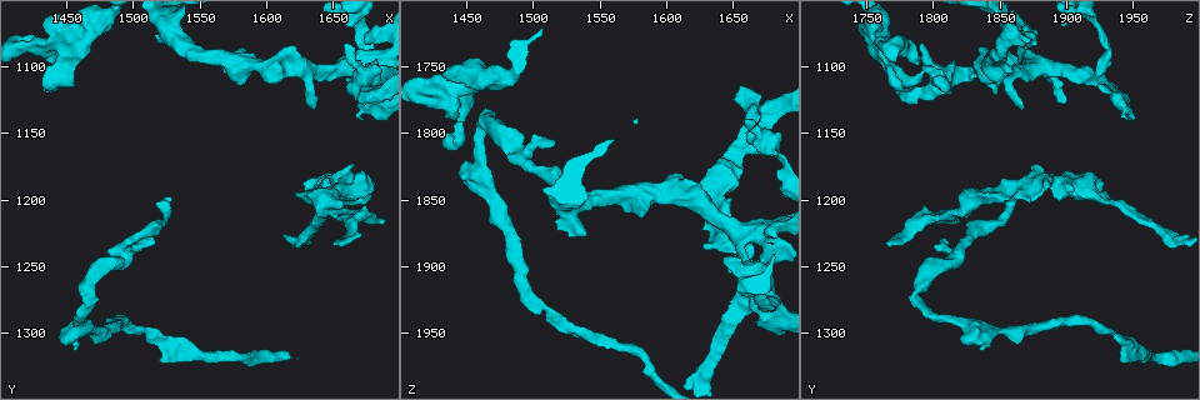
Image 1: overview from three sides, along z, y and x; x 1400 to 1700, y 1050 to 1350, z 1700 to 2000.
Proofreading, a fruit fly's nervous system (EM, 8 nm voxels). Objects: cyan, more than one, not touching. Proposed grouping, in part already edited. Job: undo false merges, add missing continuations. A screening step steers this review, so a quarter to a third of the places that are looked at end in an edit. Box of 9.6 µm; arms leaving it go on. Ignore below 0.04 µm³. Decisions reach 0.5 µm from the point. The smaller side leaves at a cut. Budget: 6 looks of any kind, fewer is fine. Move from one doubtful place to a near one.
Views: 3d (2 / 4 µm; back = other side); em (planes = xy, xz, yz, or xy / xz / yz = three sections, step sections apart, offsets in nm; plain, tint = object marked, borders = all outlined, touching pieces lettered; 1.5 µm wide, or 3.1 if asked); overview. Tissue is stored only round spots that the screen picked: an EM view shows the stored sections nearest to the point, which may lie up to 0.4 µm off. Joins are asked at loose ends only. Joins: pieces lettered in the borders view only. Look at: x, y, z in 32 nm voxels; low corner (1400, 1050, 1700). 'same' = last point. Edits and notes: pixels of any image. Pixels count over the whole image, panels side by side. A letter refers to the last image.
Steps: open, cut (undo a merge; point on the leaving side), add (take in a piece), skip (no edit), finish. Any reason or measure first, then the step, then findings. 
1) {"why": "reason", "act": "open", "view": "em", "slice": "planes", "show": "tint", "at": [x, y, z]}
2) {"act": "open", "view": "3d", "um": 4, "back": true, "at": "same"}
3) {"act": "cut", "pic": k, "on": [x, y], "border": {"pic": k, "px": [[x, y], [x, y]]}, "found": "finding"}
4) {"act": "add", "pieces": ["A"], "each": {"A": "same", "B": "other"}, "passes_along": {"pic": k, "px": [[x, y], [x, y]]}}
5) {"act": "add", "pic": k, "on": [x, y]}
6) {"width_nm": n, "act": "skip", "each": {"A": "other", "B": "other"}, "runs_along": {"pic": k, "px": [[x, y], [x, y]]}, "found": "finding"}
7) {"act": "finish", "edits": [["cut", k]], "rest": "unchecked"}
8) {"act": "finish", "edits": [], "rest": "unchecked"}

{"why": "an open end", "act": "open", "view": "3d", "um": 4, "at": [1512, 1230, 1808]}

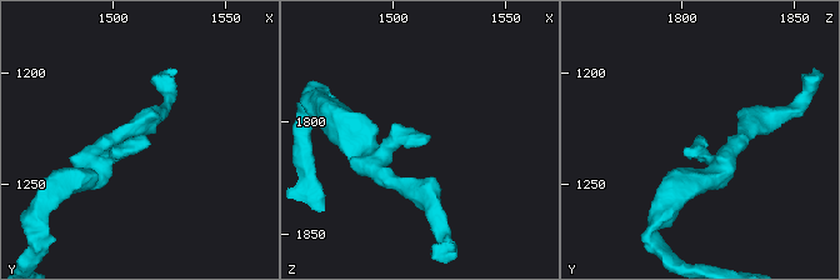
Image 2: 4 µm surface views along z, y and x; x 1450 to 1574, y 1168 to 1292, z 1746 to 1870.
{"act": "open", "view": "em", "slice": "xz", "step": 8, "show": "tint", "at": [1513, 1227, 1806]}

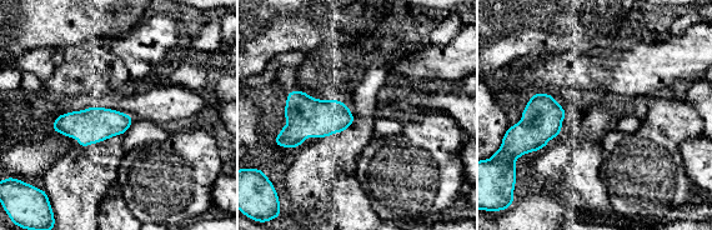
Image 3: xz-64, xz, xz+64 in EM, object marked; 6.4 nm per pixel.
{"why": "cut it another way", "act": "open", "view": "em", "slice": "planes", "show": "borders", "at": "same"}

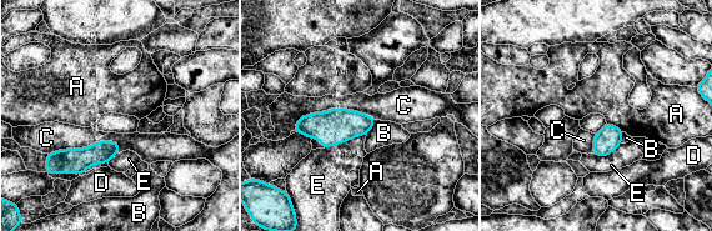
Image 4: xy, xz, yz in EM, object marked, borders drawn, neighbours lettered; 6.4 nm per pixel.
{"longest_contact_nm": ["C", 550], "act": "skip", "each": {"A": "other", "B": "other", "C": "other", "D": "other", "E": "other"}, "found": "none of them fits"}

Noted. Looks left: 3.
{"why": "an open end", "act": "open", "view": "3d", "um": 2, "at": [1658, 1178, 1874]}

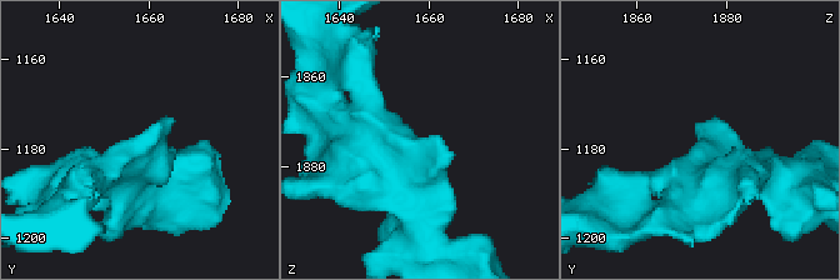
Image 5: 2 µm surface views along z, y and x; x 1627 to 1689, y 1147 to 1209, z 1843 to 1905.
{"arm_widths_nm": [260, 340], "why": "now the EM", "act": "open", "view": "em", "slice": "planes", "show": "borders", "at": [1658, 1178, 1873]}

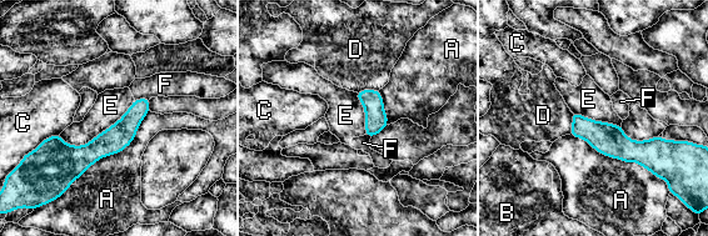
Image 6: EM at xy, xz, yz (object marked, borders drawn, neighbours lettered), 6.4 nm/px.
{"longest_contact_nm": ["E", 550], "act": "skip", "each": {"A": "other", "B": "other", "C": "other", "D": "other", "E": "other", "F": "other"}, "runs_along": {"pic": 6, "px": [[145, 101], [91, 152], [55, 144]]}, "found": "none of them fits"}

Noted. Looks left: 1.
{"why": "an open end", "act": "open", "view": "em", "slice": "planes", "show": "borders", "at": [1660, 1084, 1792]}

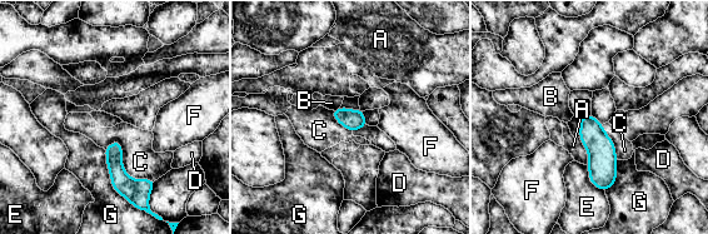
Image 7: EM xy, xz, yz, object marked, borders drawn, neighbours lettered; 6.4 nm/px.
{"width_nm": 130, "act": "skip", "each": {"A": "other", "B": "other", "C": "other", "D": "other", "E": "other", "F": "other", "G": "other"}, "border": {"pic": 7, "px": [[104, 148], [154, 180]]}, "found": "none of them fits"}

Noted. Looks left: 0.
{"act": "finish", "edits": [], "rest": "unchecked"}

